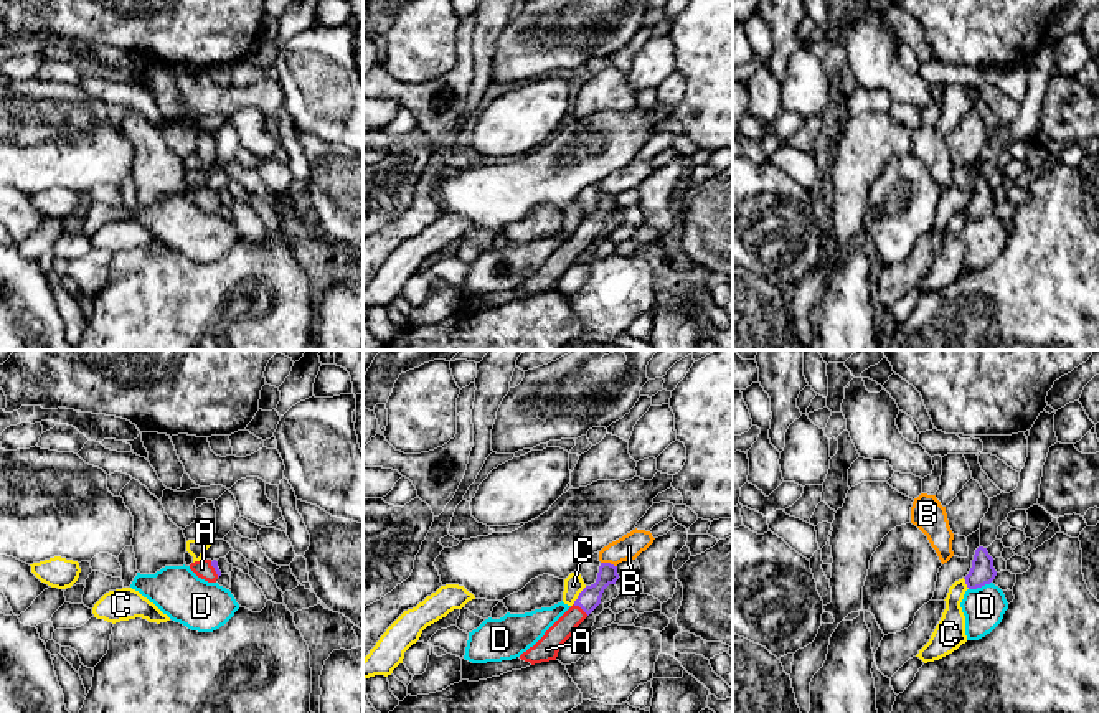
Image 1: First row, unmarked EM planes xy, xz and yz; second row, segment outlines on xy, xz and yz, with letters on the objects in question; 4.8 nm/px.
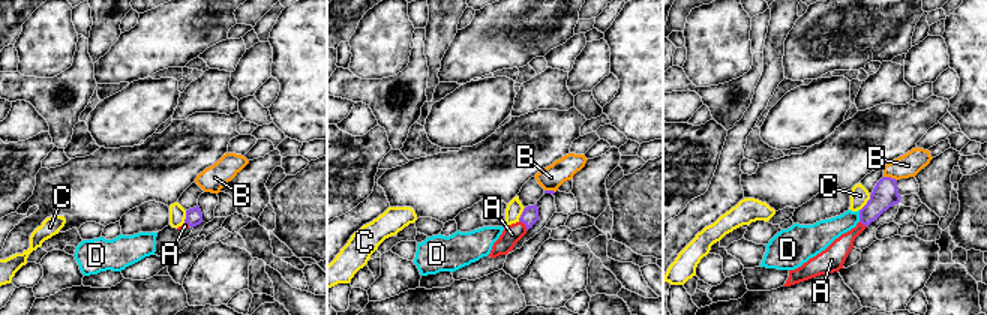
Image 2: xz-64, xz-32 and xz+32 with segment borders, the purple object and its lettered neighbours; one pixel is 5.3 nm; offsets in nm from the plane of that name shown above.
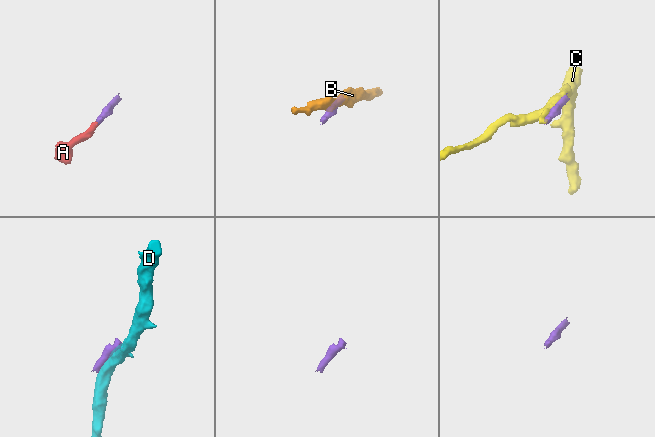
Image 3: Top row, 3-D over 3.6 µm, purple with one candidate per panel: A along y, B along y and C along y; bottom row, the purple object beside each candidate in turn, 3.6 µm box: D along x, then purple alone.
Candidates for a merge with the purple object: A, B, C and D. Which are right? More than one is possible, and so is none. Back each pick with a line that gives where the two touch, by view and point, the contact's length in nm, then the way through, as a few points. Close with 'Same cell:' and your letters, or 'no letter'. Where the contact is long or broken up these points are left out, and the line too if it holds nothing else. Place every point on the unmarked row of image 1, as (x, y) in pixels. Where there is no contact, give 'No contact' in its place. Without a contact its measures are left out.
A: Touches purple at xz (581, 238). Shared border 90 nm. Path across: xz (589, 228), (581, 238), (548, 276)
Same cell: A

